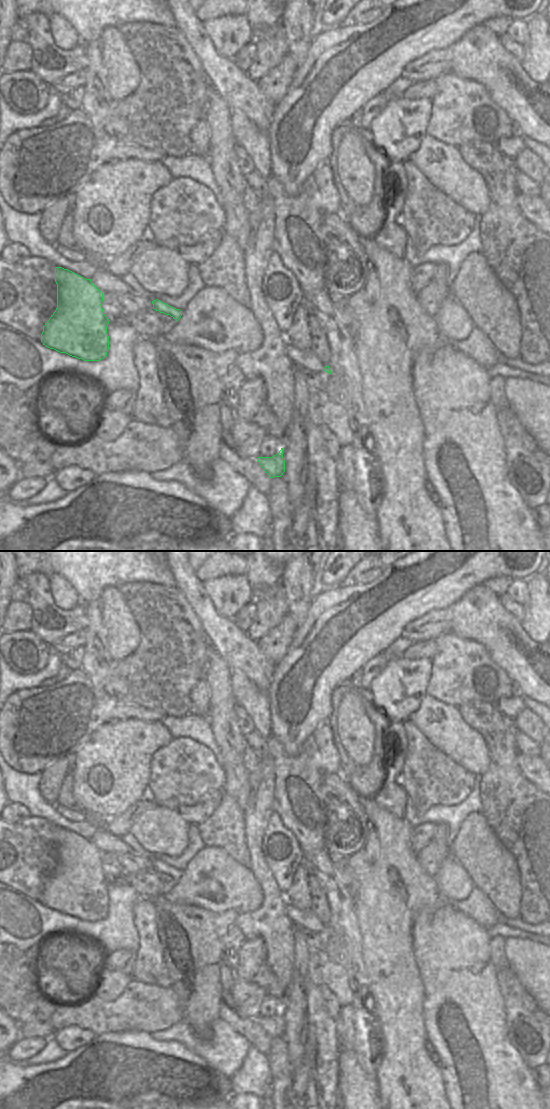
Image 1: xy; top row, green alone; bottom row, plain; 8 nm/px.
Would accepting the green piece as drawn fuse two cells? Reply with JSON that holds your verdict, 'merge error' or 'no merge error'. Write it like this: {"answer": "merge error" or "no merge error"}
{"answer": "merge error"}

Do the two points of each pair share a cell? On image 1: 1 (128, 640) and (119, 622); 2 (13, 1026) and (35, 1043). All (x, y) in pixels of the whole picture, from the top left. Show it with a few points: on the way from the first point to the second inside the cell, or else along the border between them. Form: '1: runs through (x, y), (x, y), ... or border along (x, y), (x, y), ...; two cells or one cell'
1: runs through (124, 636), (121, 626); one cell
2: border along (20, 1036), (10, 1047); two cells

